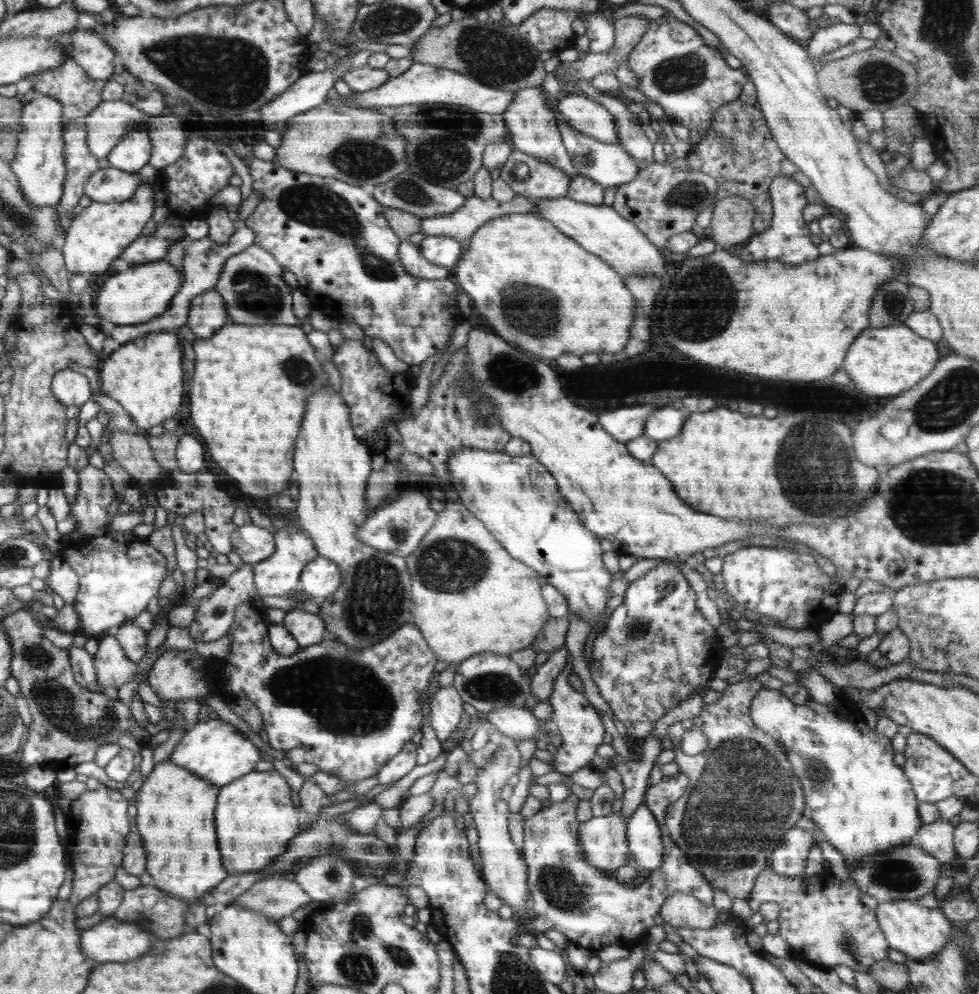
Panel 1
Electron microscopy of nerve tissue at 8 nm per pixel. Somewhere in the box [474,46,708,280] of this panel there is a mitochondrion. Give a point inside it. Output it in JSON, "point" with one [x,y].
{"point":[517,171]}

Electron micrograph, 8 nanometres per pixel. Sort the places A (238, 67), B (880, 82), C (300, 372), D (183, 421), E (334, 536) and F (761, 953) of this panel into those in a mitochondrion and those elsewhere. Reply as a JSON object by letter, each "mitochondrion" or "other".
{"A":"mitochondrion","B":"mitochondrion","C":"mitochondrion","D":"other","E":"other","F":"other"}

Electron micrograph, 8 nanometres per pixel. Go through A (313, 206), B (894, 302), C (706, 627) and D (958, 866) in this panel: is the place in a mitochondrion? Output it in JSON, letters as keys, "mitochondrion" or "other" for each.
{"A":"mitochondrion","B":"mitochondrion","C":"other","D":"other"}

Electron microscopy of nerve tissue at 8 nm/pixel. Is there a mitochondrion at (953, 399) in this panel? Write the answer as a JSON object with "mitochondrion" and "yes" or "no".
{"mitochondrion":"yes"}

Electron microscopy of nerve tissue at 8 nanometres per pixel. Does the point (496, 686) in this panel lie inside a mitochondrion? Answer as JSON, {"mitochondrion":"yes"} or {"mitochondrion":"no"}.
{"mitochondrion":"yes"}

